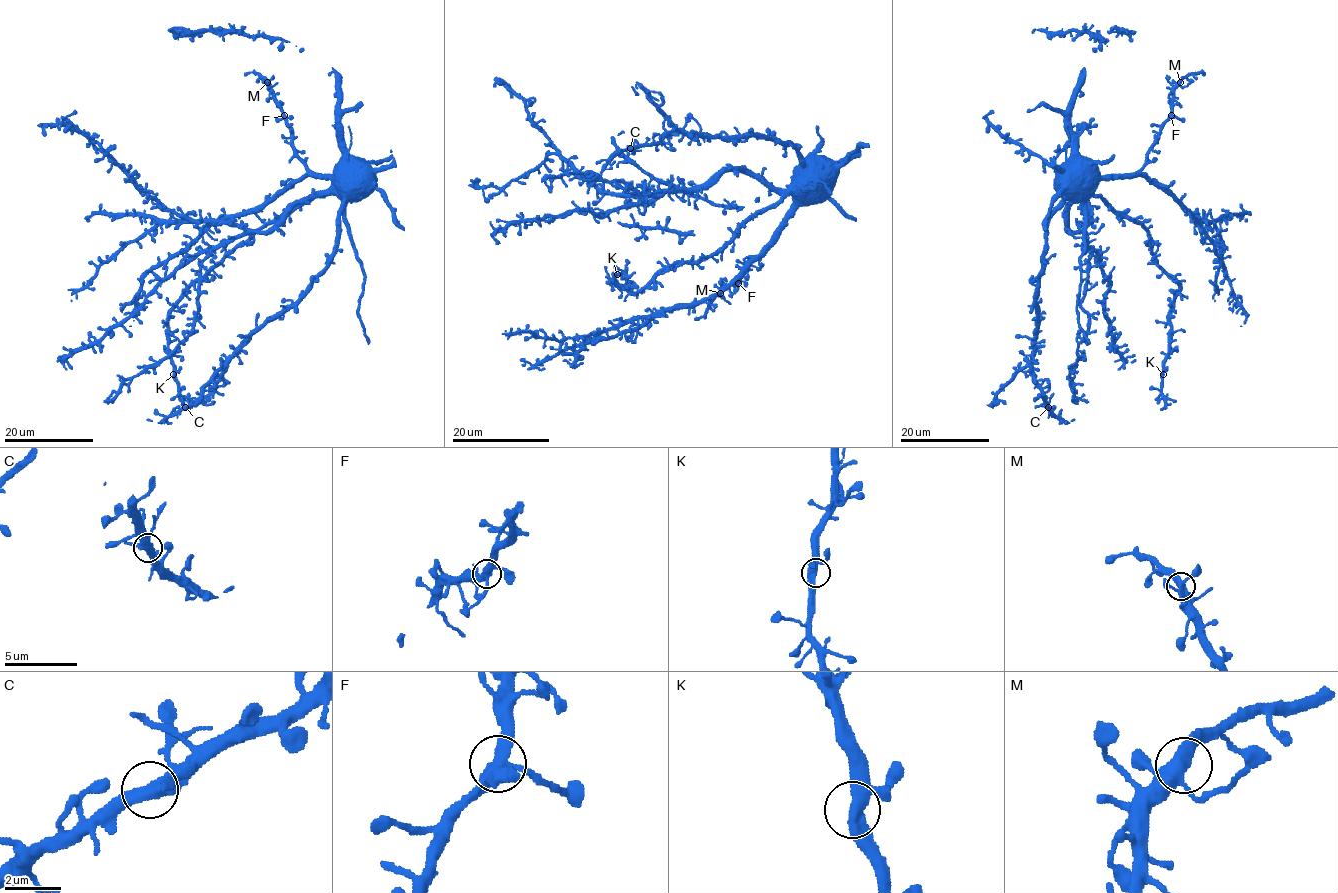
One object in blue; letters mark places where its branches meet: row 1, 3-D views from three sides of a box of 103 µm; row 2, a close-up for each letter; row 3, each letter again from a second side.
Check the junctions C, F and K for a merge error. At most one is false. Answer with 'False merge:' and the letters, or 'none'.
False merge: none

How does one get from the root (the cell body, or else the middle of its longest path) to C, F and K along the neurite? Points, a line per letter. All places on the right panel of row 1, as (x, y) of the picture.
C: (1087, 190), (1071, 194), (1047, 226), (1044, 271), (1036, 300), (1037, 336), (1031, 372), (1048, 407)
F: (1087, 190), (1099, 180), (1131, 177), (1145, 162), (1160, 128), (1171, 115)
K: (1087, 190), (1145, 230), (1151, 238), (1151, 254), (1179, 284), (1170, 314), (1169, 355), (1163, 374)

